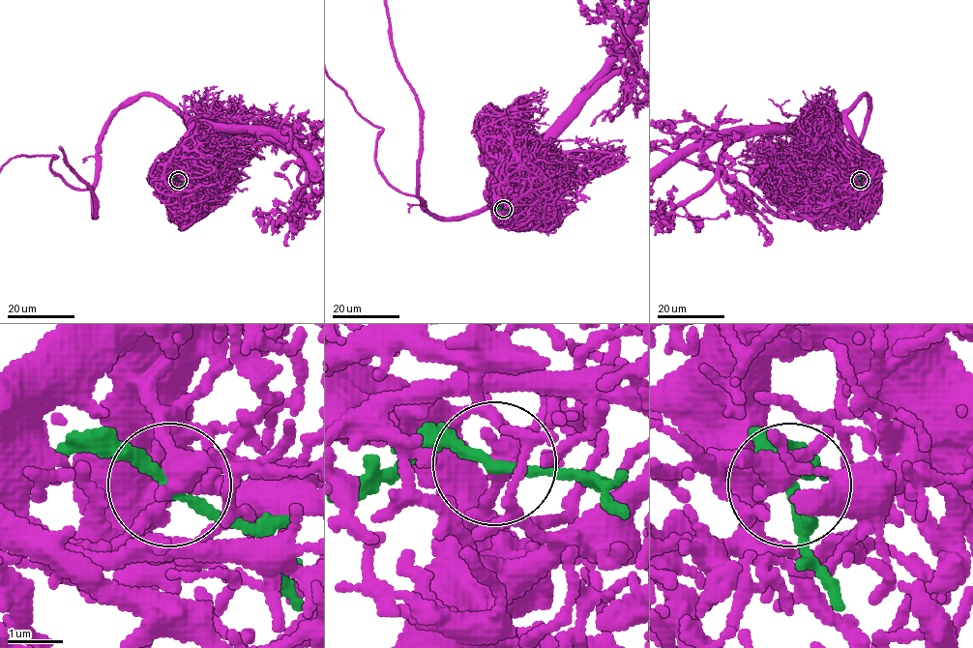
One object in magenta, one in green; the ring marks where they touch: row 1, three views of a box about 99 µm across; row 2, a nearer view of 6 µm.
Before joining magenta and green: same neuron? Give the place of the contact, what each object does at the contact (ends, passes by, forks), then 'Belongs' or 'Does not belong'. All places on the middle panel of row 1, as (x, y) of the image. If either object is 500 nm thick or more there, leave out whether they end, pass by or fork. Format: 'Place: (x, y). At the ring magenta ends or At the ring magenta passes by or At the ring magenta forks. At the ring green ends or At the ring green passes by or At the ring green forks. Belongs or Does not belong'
Place: (503, 209). At the ring magenta passes by. At the ring green passes by. Belongs

